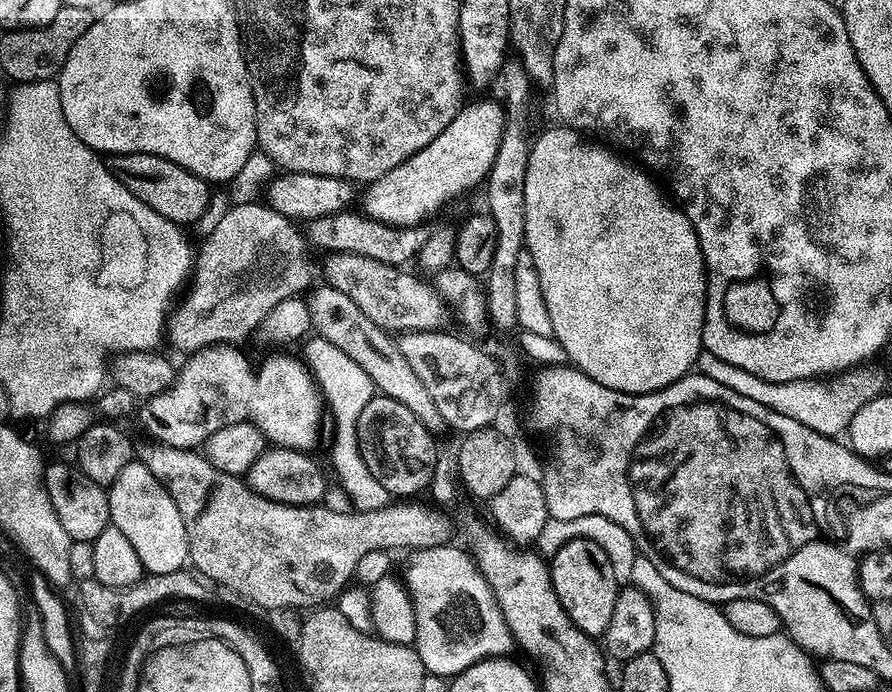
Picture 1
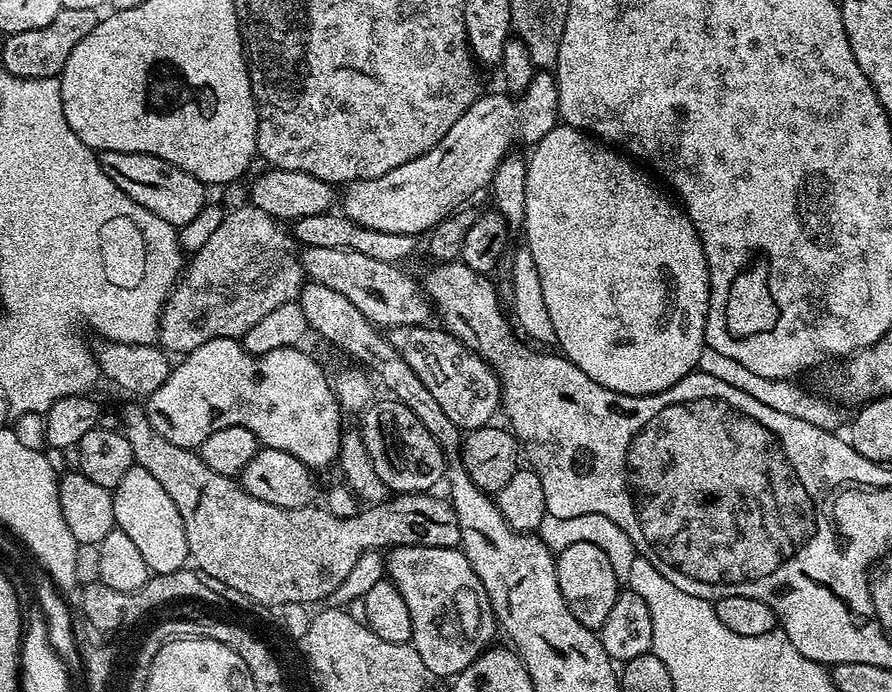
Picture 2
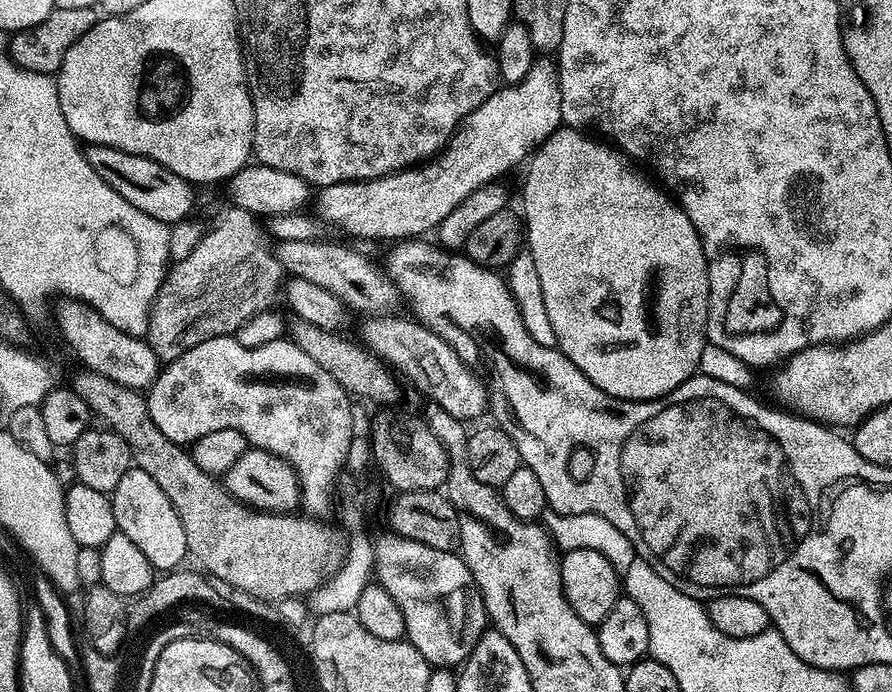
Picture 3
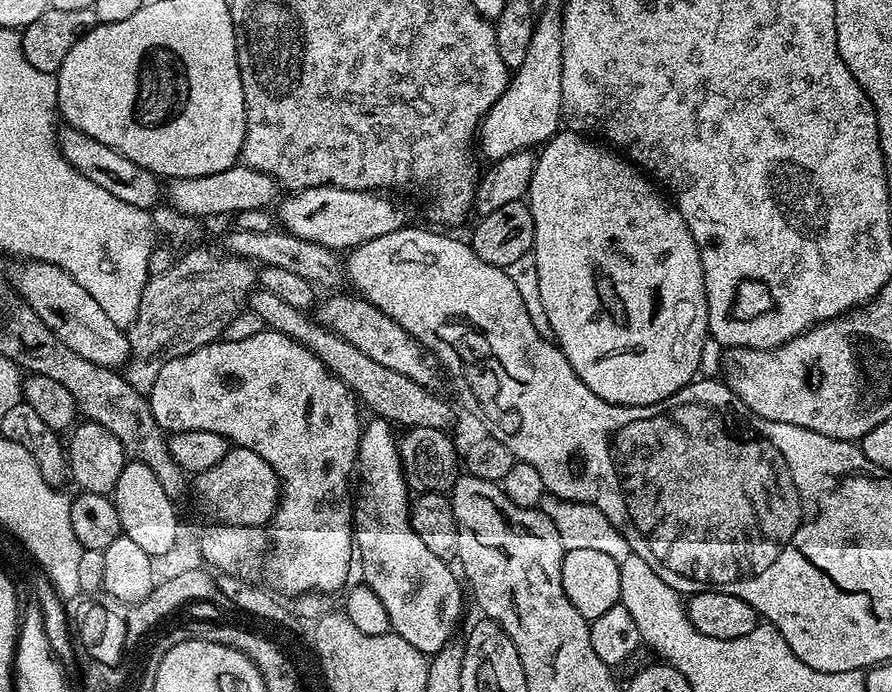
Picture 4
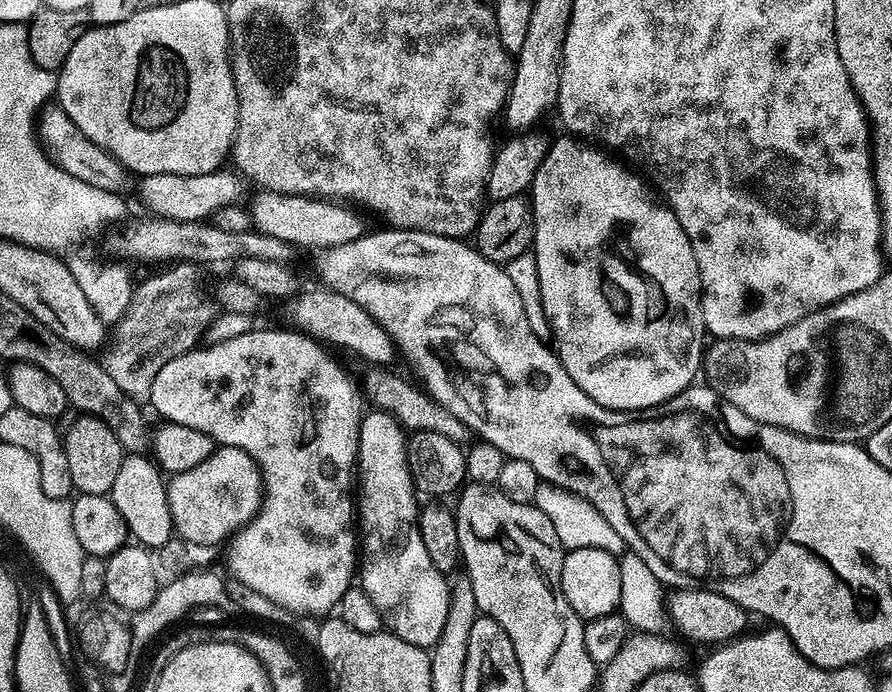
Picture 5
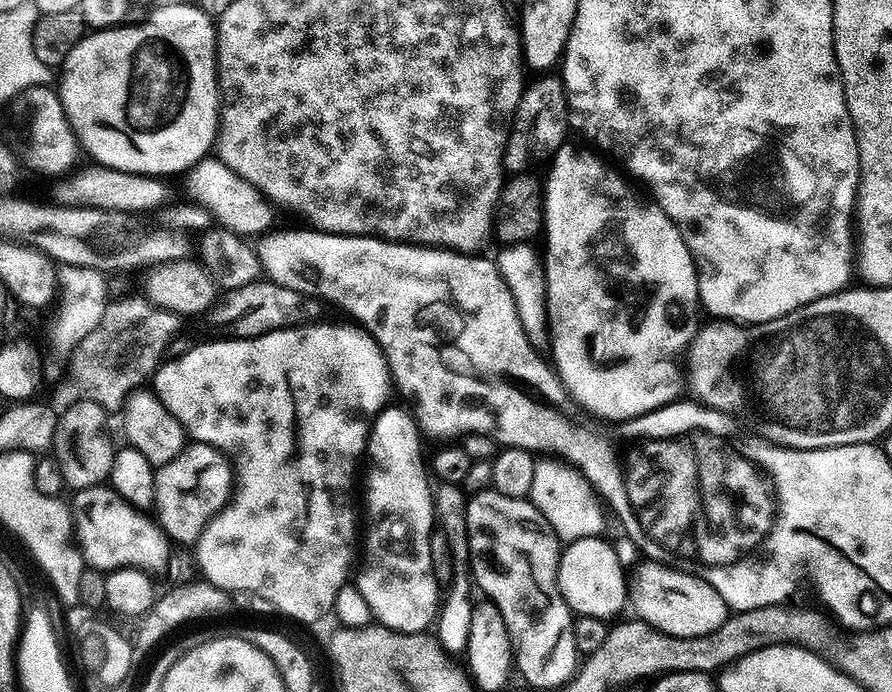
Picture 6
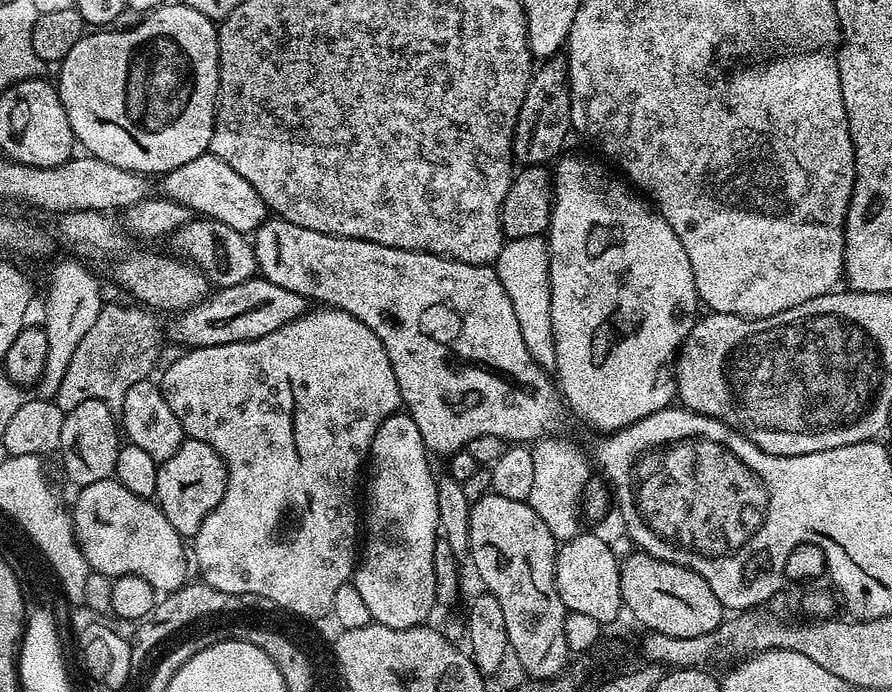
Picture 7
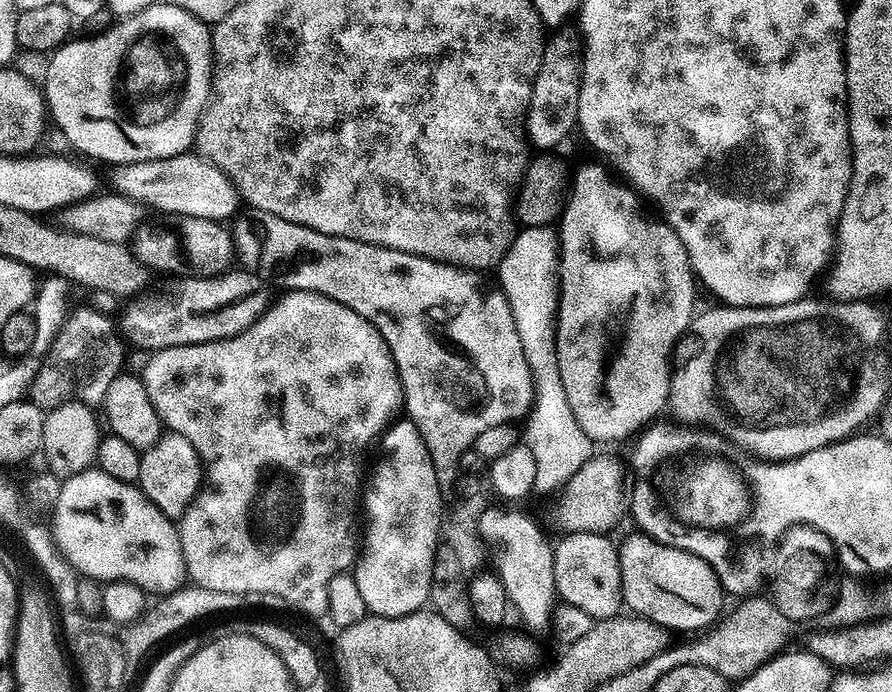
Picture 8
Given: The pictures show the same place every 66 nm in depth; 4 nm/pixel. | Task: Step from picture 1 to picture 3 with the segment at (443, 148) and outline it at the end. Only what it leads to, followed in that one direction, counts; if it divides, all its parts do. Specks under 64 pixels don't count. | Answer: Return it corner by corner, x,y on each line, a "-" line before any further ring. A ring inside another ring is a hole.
536,58
533,65
530,66
529,73
526,74
521,81
516,84
509,84
507,86
497,87
496,91
492,93
490,98
486,98
486,102
482,102
482,106
478,106
478,110
474,110
470,115
465,118
460,127
456,129
452,139
449,140
445,146
444,151
439,153
435,158
421,163
419,166
406,168
402,172
392,172
388,176
379,176
373,180
347,180
341,184
334,186
326,186
319,189
314,196
314,204
316,200
315,215
321,221
325,220
328,224
333,224
340,232
345,232
348,236
357,236
360,240
388,240
387,242
399,242
401,240
410,240
413,238
423,237
425,234
431,233
442,222
442,218
446,218
446,214
450,214
450,210
454,210
454,206
458,206
458,202
462,202
462,198
466,198
466,194
474,194
474,190
478,190
478,186
483,184
491,184
504,178
511,168
516,168
525,163
531,157
532,153
540,147
540,143
547,138
550,134
554,134
556,129
561,127
562,124
562,106
560,105
560,81
558,79
558,64
552,60
542,60

